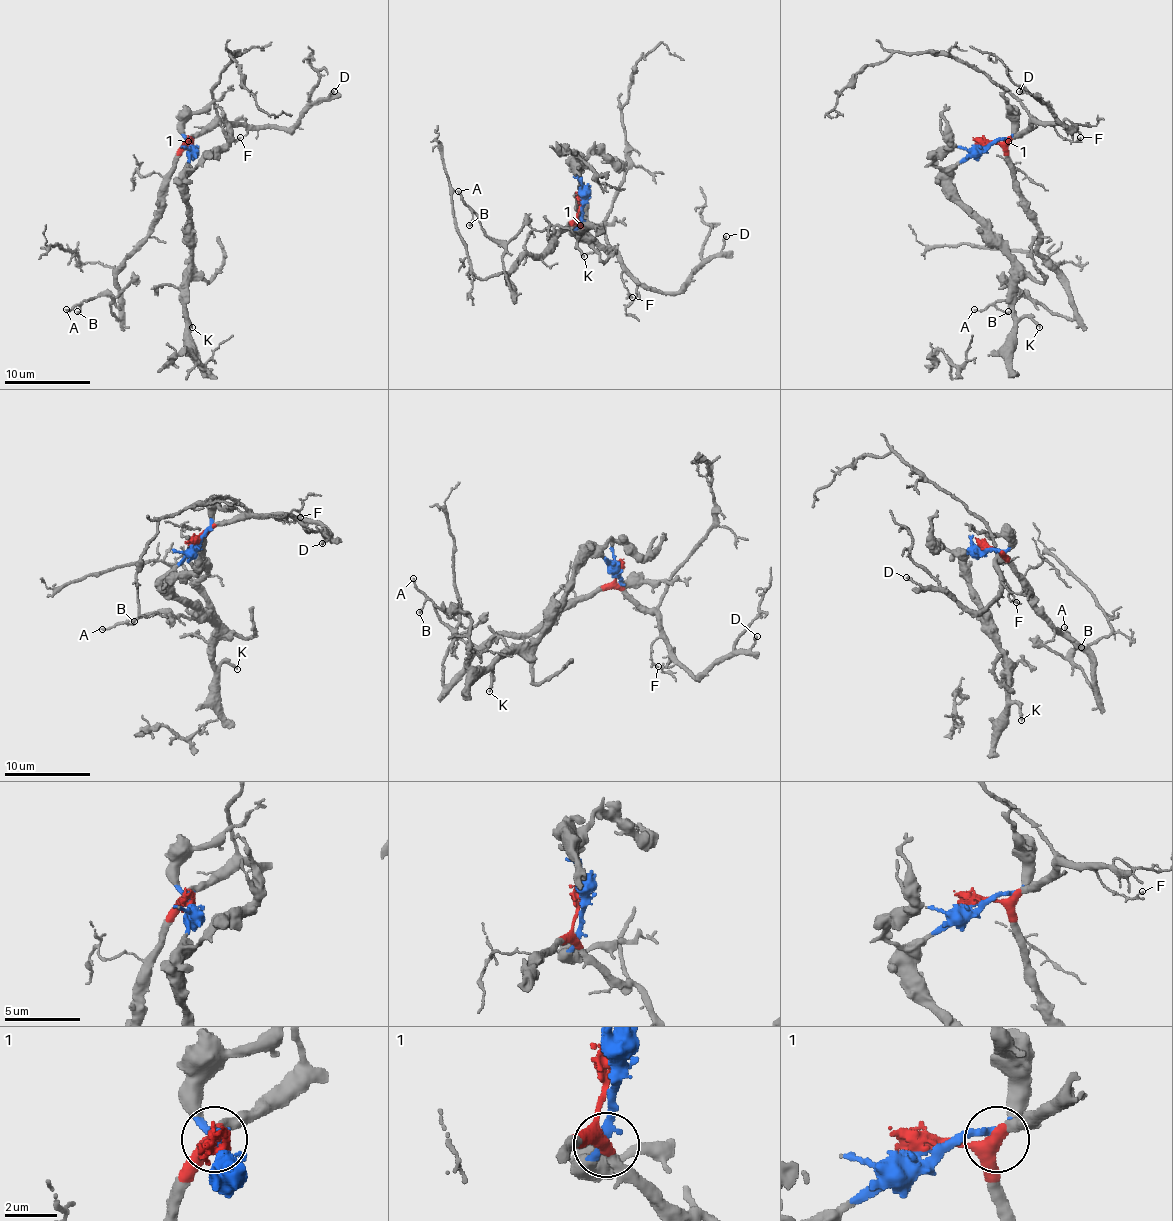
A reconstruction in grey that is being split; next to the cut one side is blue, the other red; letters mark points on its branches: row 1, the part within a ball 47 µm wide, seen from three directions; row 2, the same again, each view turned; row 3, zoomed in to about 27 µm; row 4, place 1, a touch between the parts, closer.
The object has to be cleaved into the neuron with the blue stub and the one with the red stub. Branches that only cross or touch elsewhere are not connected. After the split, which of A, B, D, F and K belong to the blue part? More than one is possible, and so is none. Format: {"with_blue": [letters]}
{"with_blue": ["K"]}

